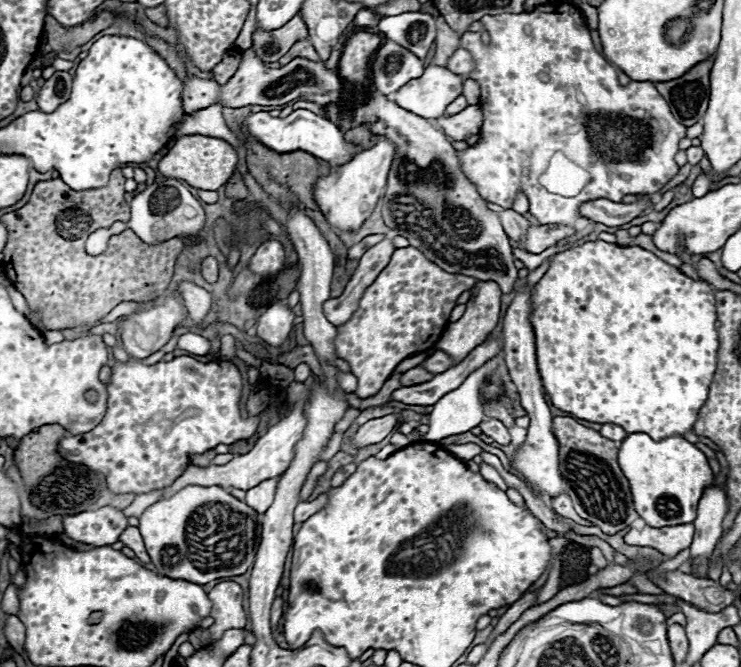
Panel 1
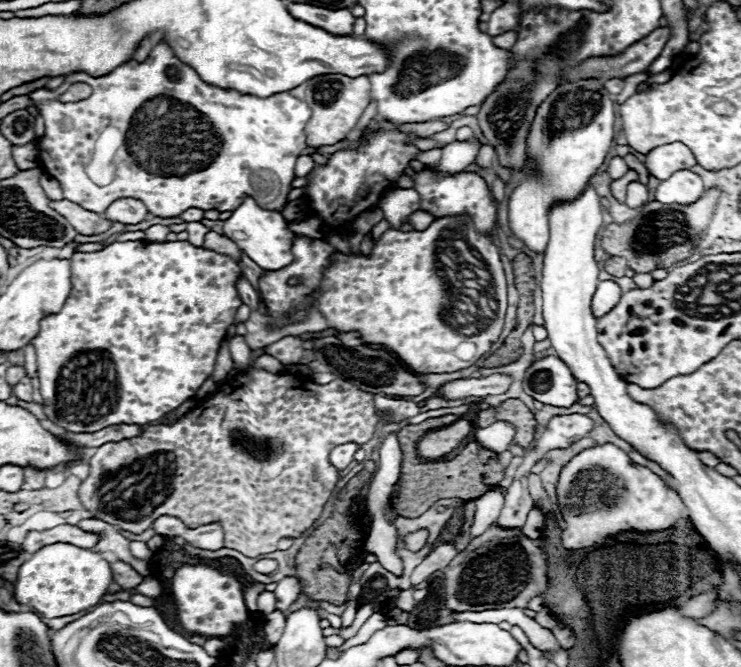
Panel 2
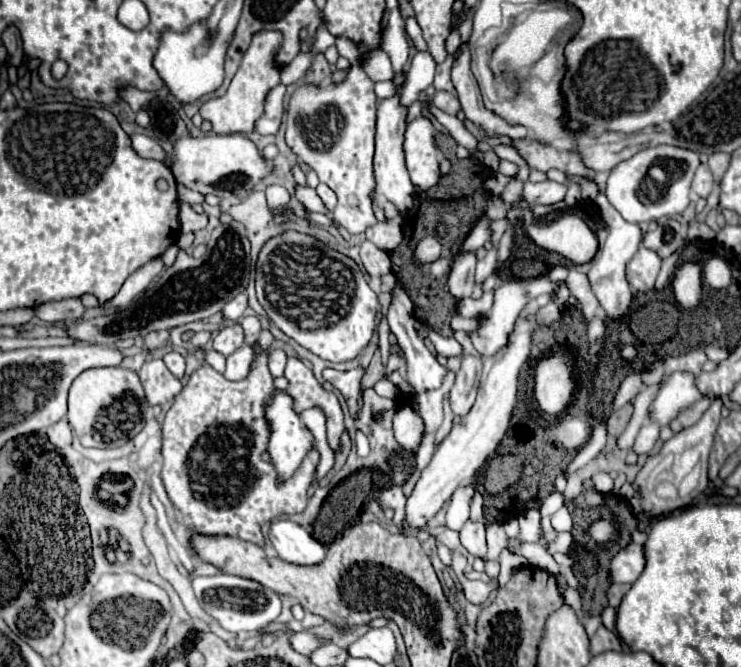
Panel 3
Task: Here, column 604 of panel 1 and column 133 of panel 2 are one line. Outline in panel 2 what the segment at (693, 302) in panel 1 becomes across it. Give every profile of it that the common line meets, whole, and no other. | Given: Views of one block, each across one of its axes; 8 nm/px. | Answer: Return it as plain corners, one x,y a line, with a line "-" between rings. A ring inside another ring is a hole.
116,242
100,252
78,252
70,260
72,260
72,290
58,314
50,314
40,320
40,332
30,342
36,348
42,408
48,420
56,426
62,426
68,432
98,432
98,428
106,428
110,424
156,422
164,414
176,410
184,400
192,398
196,390
204,384
204,380
214,372
214,362
220,344
234,322
236,310
242,306
242,300
236,290
236,282
242,276
240,264
236,264
232,258
224,254
190,246
190,242

